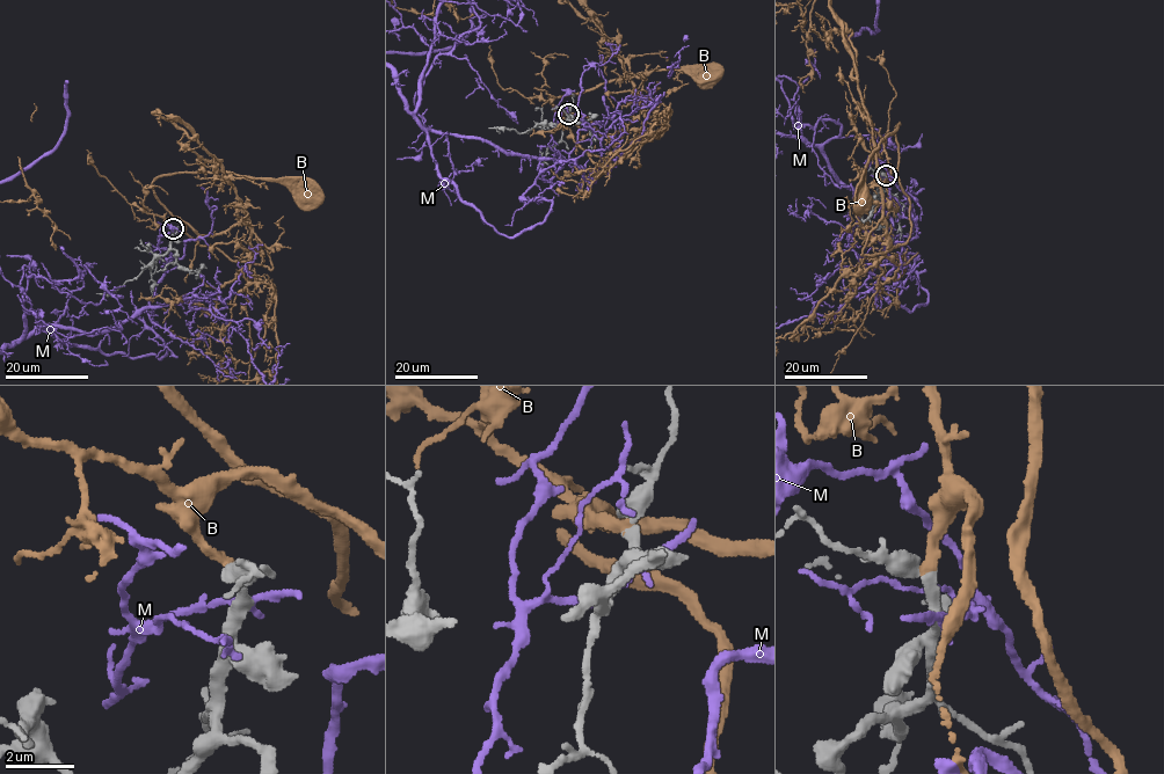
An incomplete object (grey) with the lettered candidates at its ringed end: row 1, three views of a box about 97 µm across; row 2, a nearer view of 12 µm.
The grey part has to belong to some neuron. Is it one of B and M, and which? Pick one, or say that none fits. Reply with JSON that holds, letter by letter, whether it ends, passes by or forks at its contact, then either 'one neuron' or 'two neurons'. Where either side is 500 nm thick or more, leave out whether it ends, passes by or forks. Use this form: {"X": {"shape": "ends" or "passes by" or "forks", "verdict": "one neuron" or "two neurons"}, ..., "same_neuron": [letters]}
{"B": {"shape": "ends", "verdict": "one neuron"}, "M": {"shape": "passes by", "verdict": "two neurons"}, "same_neuron": ["B"]}

